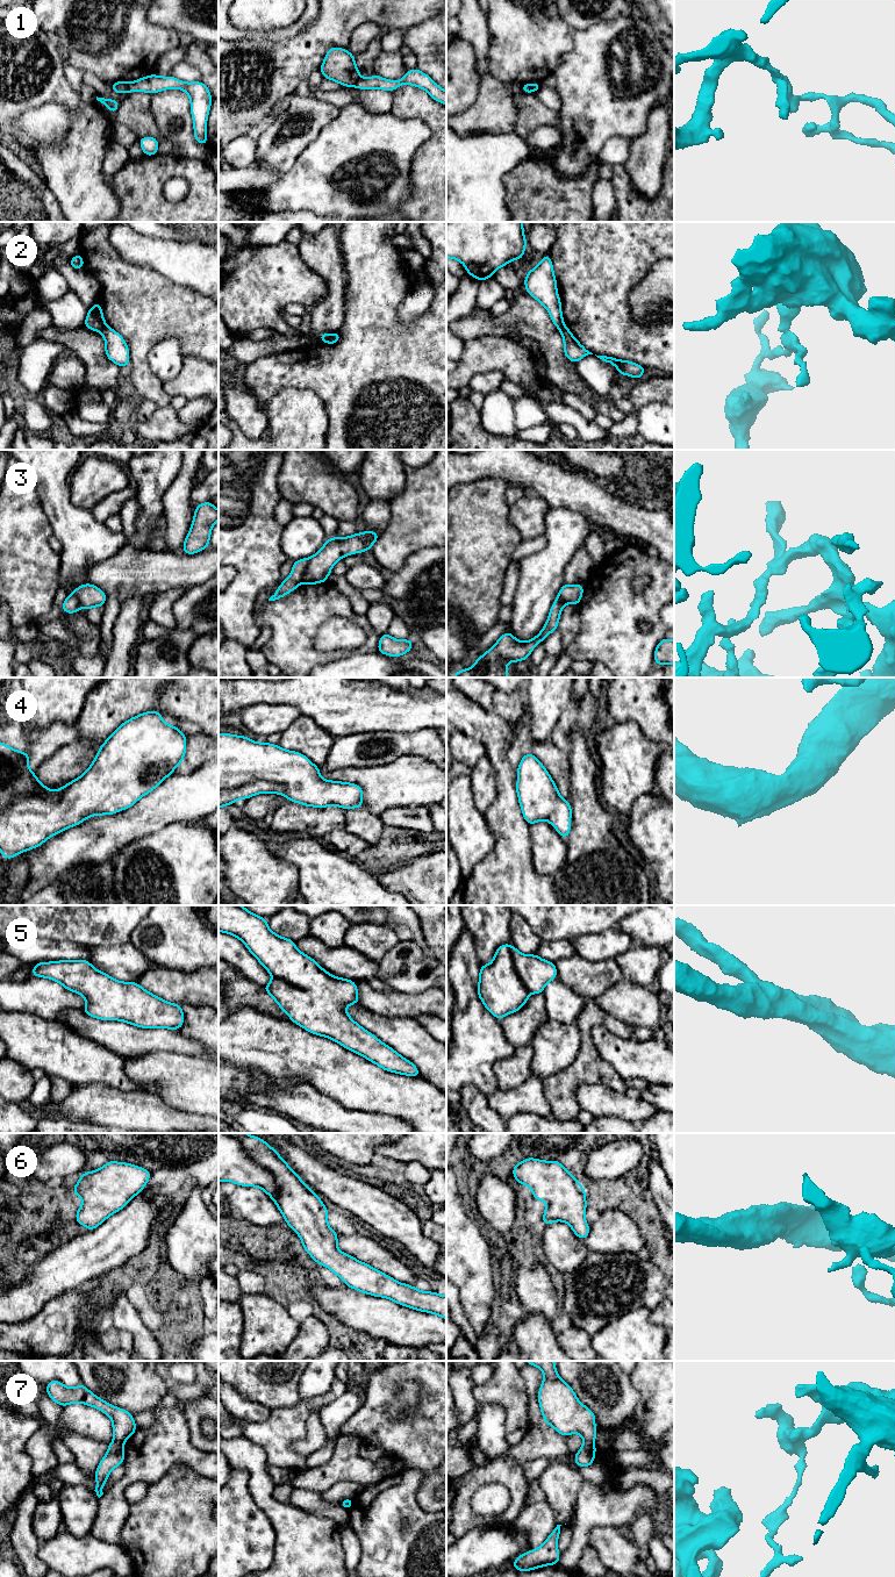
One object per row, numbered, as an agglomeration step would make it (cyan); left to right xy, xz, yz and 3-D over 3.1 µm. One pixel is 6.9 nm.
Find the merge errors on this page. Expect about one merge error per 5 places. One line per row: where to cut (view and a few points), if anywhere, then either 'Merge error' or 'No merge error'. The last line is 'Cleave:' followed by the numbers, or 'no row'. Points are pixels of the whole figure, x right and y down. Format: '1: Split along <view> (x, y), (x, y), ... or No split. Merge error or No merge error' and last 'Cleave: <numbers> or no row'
1: Split along xy (127, 84), (130, 91). Merge error
2: Split along xy (105, 324), (99, 330). Merge error
3: No split. No merge error
4: No split. No merge error
5: No split. No merge error
6: No split. No merge error
7: Split along xy (114, 1440), (122, 1445). Merge error
Cleave: 1, 2, 7

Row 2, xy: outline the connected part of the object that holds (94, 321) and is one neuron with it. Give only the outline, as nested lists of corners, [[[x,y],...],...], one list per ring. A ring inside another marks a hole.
[[[98,301],[93,307],[90,308],[87,317],[84,322],[84,327],[94,330],[100,331],[106,325],[101,303]]]

